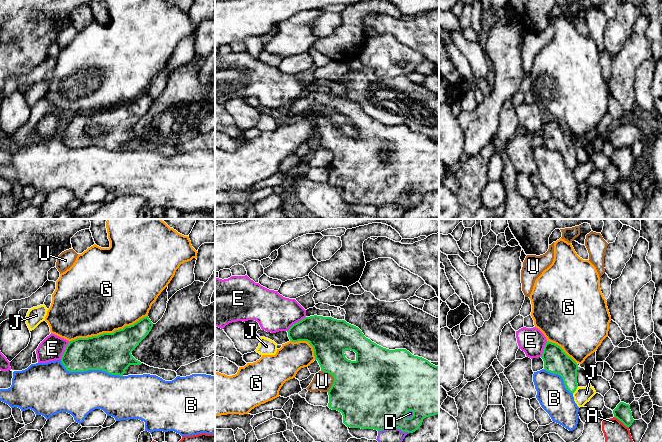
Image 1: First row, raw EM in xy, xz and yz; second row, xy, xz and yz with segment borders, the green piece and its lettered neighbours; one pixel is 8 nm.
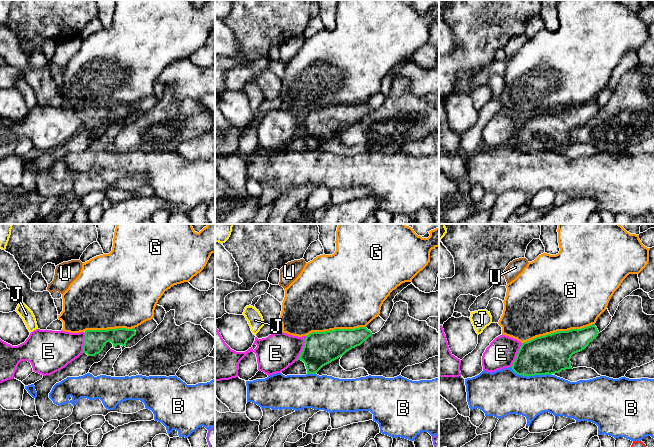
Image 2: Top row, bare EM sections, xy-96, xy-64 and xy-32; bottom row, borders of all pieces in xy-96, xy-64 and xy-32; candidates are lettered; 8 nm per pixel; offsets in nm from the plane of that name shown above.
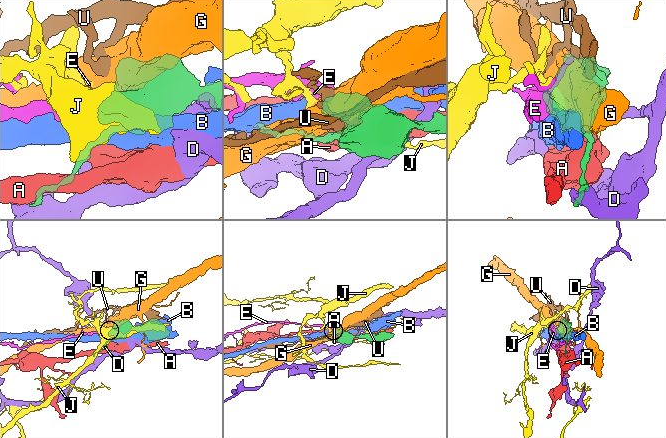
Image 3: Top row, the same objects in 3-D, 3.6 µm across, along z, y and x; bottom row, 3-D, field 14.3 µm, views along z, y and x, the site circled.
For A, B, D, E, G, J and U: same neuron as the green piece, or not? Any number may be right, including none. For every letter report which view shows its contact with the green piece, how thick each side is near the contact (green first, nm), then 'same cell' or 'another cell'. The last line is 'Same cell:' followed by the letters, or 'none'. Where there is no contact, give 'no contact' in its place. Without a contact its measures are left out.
A: meets green in yz; 140 nm thick on the green side, 180 nm on the other; another cell
B: meets green in xy; 320 nm thick on the green side, 360 nm on the other; another cell
D: meets green in xz; 480 nm thick on the green side, 110 nm on the other; another cell
E: meets green in xz; 280 nm thick on the green side, 300 nm on the other; same cell
G: meets green in xy; 320 nm thick on the green side, 480 nm on the other; another cell
J: meets green in yz; 180 nm thick on the green side, 140 nm on the other; another cell
U: meets green in xz; 480 nm thick on the green side, 150 nm on the other; another cell
Same cell: E

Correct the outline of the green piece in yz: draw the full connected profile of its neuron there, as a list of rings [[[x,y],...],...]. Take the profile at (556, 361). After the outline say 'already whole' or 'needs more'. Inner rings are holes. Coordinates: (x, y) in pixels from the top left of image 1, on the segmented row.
[[[523,327],[516,331],[519,349],[533,359],[541,357],[544,370],[562,377],[565,388],[574,393],[578,387],[578,364],[555,343],[549,342],[544,334],[536,327]]]; needs more

